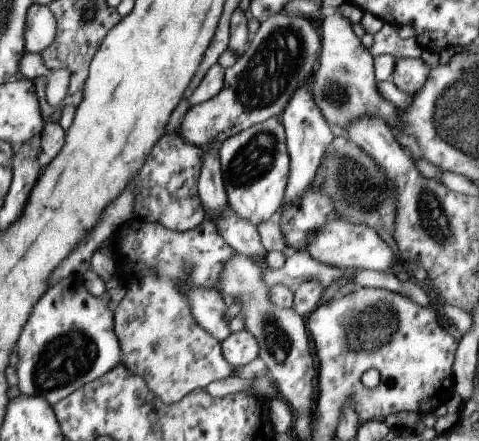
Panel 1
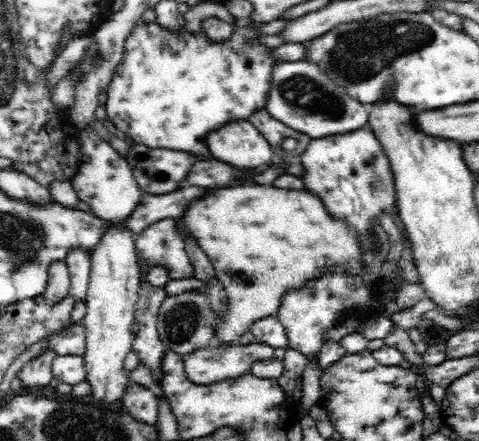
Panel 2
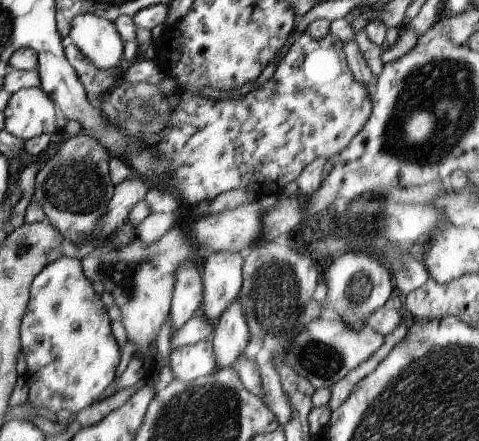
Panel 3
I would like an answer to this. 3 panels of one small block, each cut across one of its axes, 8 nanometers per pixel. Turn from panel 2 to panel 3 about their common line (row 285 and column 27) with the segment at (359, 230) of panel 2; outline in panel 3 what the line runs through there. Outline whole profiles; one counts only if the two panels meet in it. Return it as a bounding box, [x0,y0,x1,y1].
[21,256,121,414]

